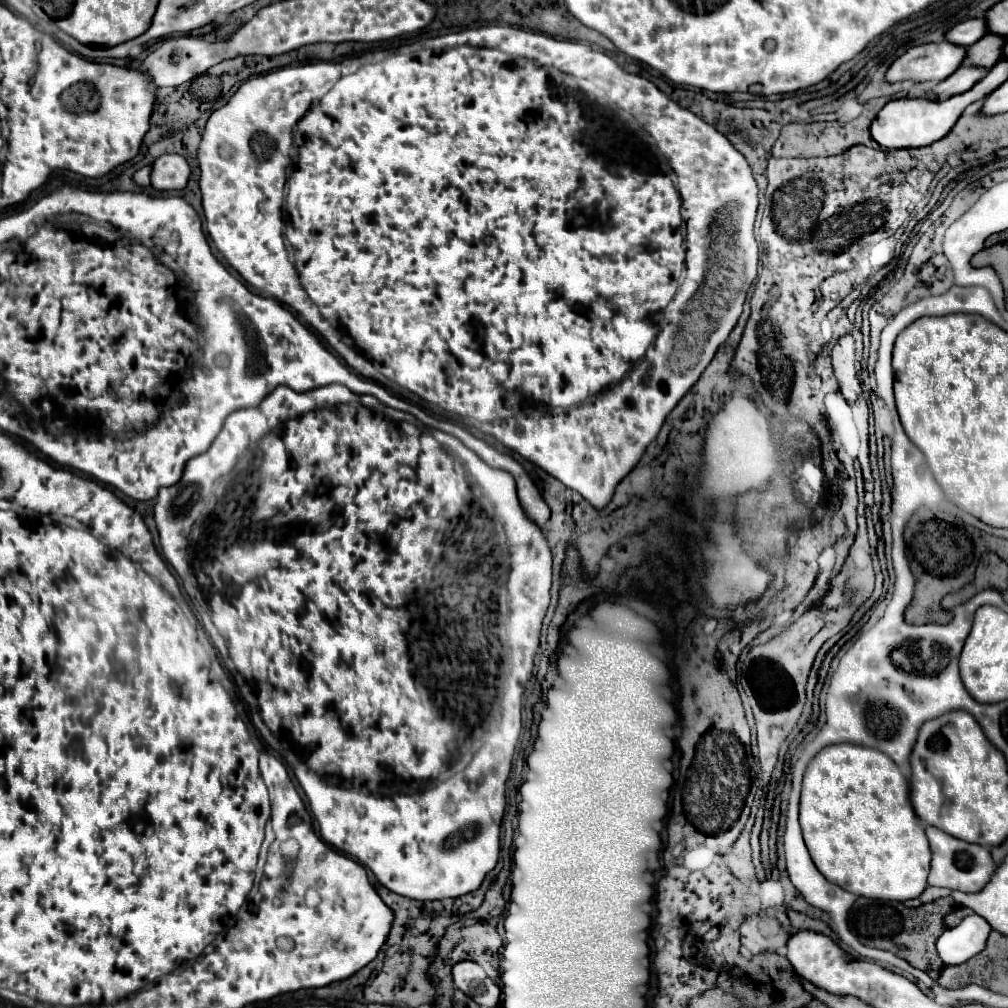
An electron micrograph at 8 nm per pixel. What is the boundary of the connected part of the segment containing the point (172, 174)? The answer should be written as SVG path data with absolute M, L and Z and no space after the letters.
M166 153L154 161L152 187L158 191L180 191L190 177L190 165L182 155Z

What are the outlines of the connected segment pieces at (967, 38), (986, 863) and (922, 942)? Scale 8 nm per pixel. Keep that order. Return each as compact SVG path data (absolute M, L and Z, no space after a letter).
M976 17L976 19L968 19L968 21L964 21L964 23L954 25L954 27L946 33L946 39L948 39L950 43L962 43L964 47L970 47L970 45L974 45L976 41L980 41L986 33L988 33L986 19L984 19L984 17Z
M926 827L926 835L930 841L930 849L932 849L932 869L930 869L928 885L948 887L954 891L964 891L964 893L976 893L990 881L996 869L996 863L992 861L992 855L986 847L954 839L952 835L936 827Z
M858 897L852 911L850 911L850 931L858 937L862 945L876 947L876 949L886 949L900 959L908 961L912 967L918 967L926 971L932 979L938 979L942 971L942 959L938 959L936 953L936 939L942 935L944 927L944 917L956 907L952 897L938 899L934 903L926 903L920 907L906 907L904 903L898 901L874 901L874 899L864 899Z

